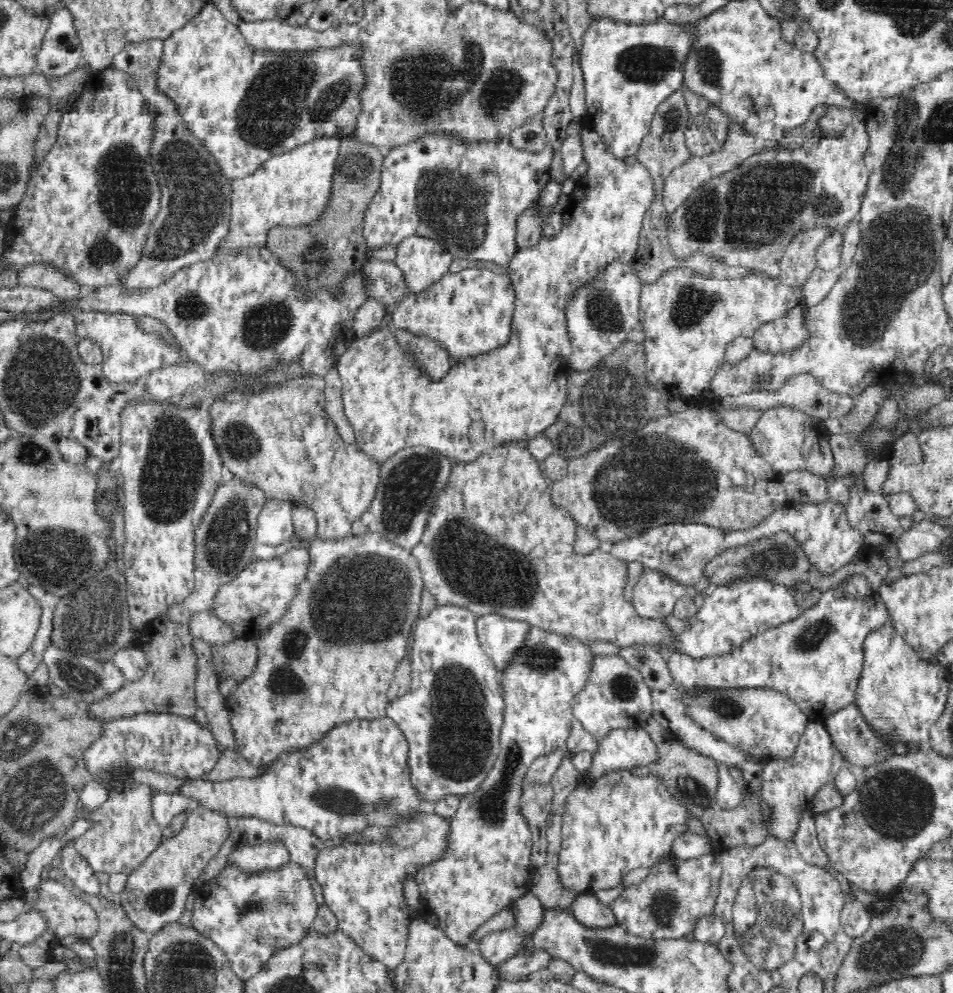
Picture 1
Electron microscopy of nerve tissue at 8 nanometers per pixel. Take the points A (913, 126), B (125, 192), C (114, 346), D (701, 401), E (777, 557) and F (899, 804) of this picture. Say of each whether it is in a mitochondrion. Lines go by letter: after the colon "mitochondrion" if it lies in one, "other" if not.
A: mitochondrion
B: mitochondrion
C: other
D: other
E: mitochondrion
F: mitochondrion

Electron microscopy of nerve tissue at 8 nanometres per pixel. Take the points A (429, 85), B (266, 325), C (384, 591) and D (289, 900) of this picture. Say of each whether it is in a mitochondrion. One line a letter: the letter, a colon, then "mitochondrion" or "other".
A: mitochondrion
B: mitochondrion
C: mitochondrion
D: mitochondrion

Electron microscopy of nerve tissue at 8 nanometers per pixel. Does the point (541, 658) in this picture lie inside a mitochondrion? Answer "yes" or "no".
yes

